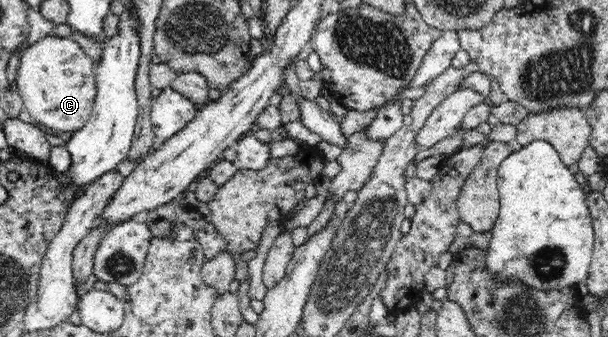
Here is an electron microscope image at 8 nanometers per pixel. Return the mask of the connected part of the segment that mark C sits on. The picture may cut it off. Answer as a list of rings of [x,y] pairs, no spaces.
[[[49,34],[30,44],[19,57],[16,74],[17,93],[23,101],[23,109],[28,111],[40,125],[46,125],[56,131],[72,133],[79,130],[88,121],[97,95],[97,63],[86,54],[86,50],[74,38]]]

